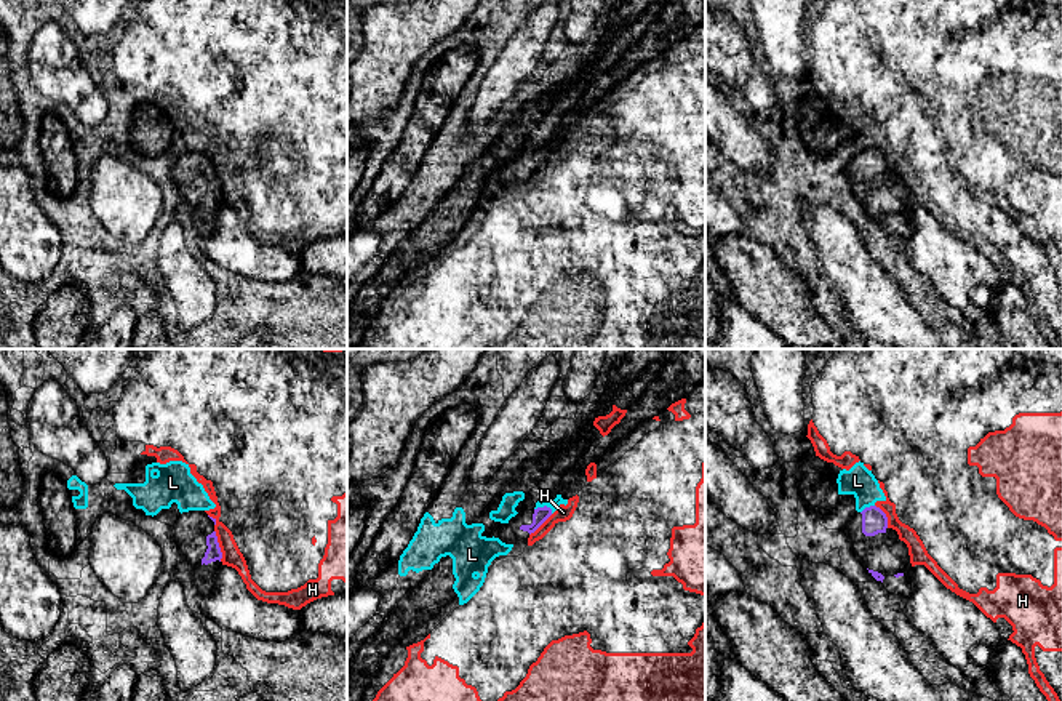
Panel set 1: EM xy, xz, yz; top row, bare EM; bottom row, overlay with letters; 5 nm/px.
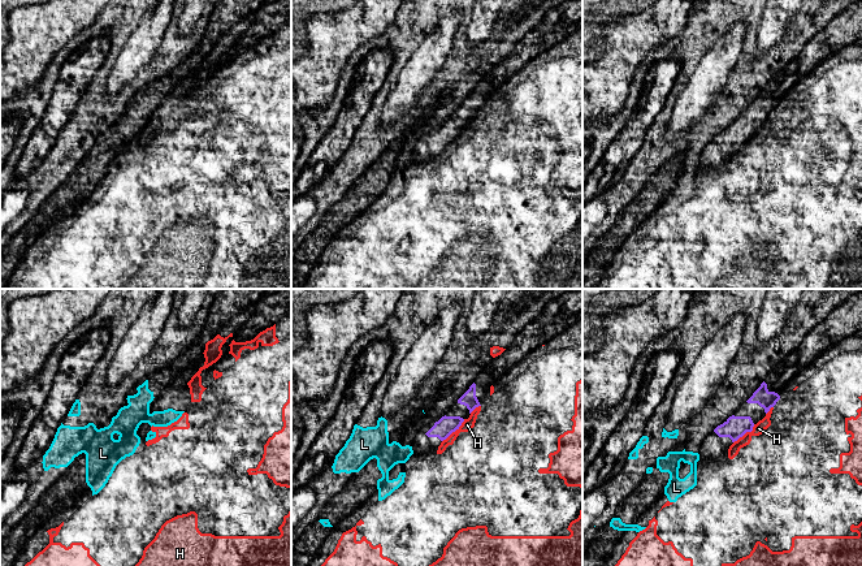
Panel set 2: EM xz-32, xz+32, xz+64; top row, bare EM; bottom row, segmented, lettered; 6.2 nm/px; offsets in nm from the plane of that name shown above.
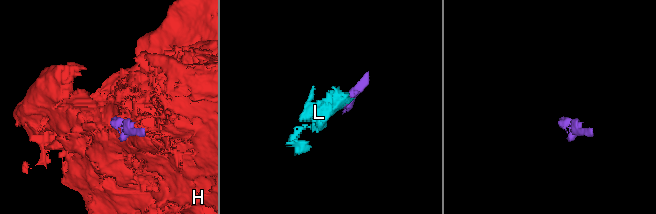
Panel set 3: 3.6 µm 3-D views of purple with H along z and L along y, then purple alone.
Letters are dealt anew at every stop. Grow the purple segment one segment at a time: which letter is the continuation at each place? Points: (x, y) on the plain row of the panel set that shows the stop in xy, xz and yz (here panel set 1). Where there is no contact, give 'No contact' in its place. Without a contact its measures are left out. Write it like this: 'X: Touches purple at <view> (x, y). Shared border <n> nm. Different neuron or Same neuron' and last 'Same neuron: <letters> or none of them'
H: Touches purple at xy (218, 188). Shared border 160 nm. Different neuron
L: Touches purple at xz (544, 148). Shared border 100 nm. Different neuron
Same neuron: none of them

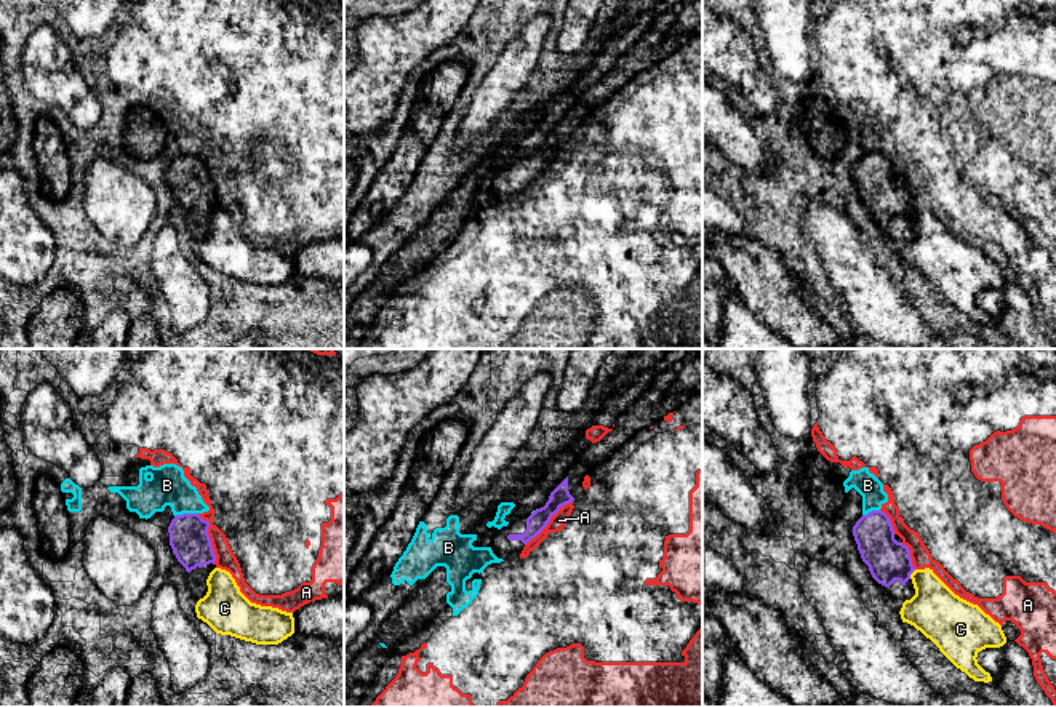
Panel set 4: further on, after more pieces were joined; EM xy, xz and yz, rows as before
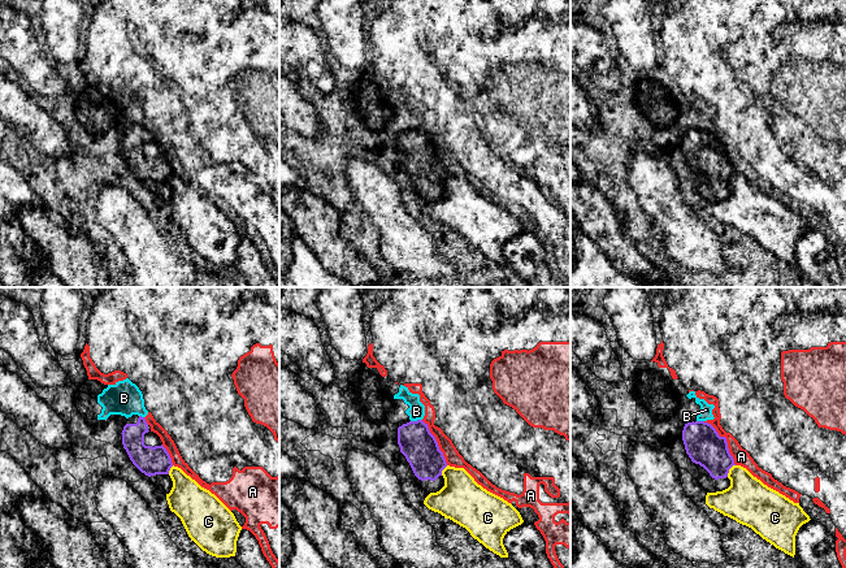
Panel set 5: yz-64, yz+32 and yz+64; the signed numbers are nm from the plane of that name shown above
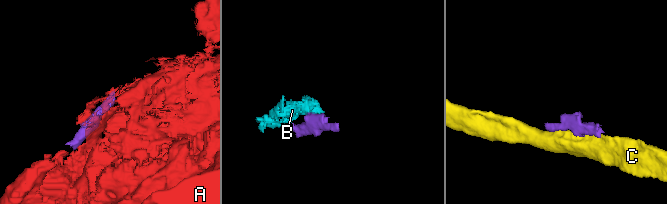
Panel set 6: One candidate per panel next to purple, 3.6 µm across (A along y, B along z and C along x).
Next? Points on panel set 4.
A: Touches purple at xy (208, 179). Shared border 280 nm. Different neuron
B: Touches purple at xy (186, 155). Shared border 120 nm. Different neuron
C: Touches purple at yz (911, 215). Shared border 60 nm. Different neuron
Same neuron: none of them

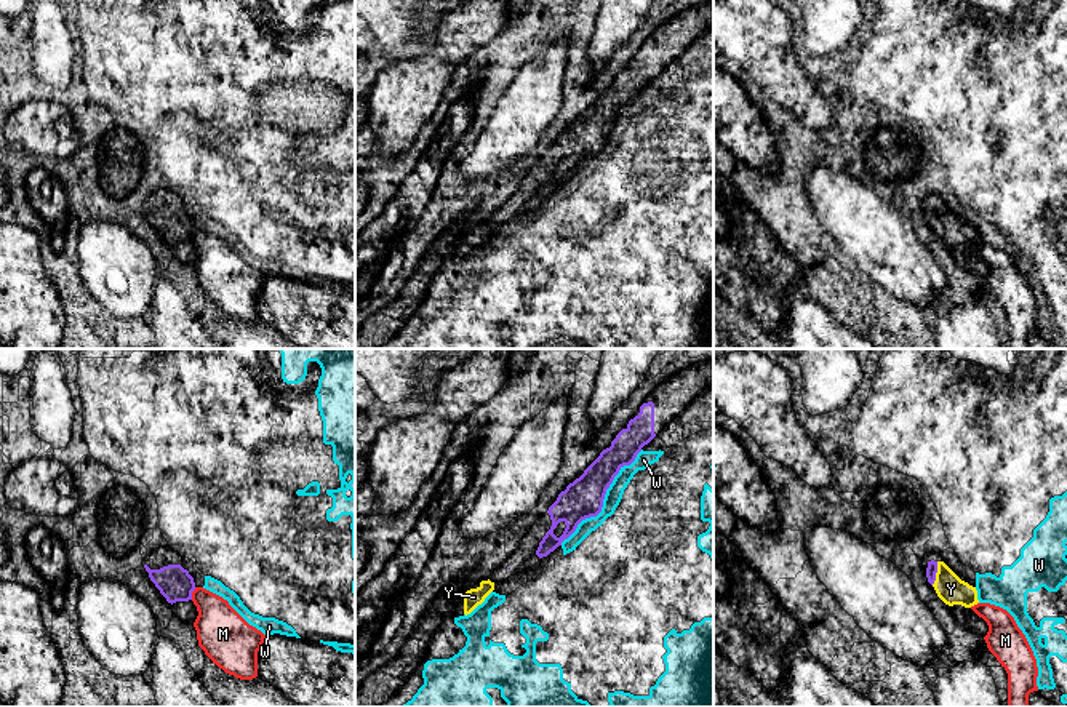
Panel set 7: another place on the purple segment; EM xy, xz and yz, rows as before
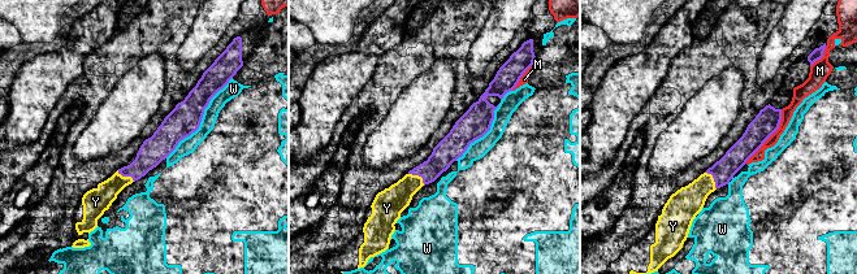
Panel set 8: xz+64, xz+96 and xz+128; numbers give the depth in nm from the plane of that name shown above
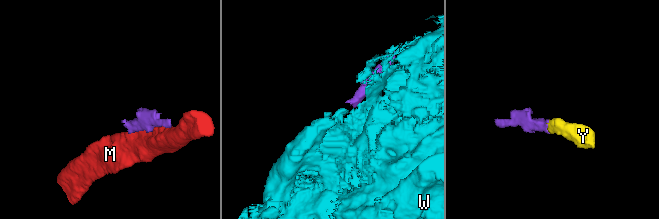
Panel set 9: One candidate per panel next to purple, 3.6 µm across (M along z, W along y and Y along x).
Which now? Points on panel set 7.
M: Touches purple at xy (191, 235). Shared border 70 nm. Different neuron
W: Touches purple at xz (603, 139). Shared border 650 nm. Different neuron
Y: Touches purple at yz (936, 213). Shared border 120 nm. Same neuron
Same neuron: Y

